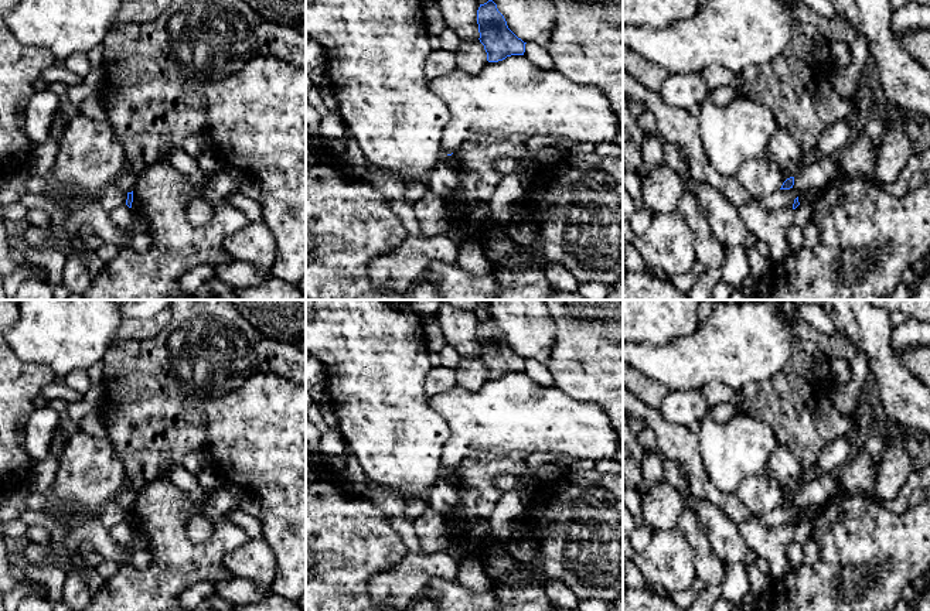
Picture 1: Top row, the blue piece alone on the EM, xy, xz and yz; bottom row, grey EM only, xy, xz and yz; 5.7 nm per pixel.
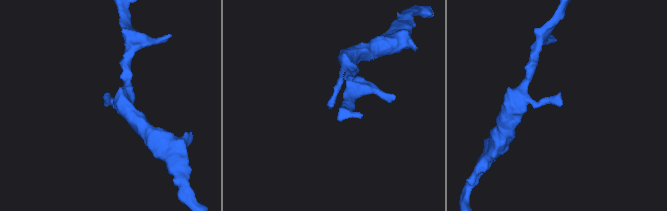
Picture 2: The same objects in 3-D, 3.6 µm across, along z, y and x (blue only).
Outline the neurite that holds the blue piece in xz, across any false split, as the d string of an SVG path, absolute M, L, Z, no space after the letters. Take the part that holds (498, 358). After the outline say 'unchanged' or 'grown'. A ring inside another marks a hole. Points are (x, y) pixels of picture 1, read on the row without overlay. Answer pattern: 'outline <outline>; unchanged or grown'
outline M488 317L477 327L480 359L484 362L488 379L498 379L511 372L524 372L525 361L507 342L497 321Z; unchanged

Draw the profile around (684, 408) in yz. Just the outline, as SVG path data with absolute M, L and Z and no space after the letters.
M670 390L661 403L660 413L668 421L698 430L705 419L708 405L699 390Z

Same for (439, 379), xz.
M435 366L426 376L425 392L427 397L450 390L456 386L454 369Z

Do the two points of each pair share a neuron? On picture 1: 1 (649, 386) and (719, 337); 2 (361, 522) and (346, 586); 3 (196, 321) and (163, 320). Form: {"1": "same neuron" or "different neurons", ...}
{"1": "different neurons", "2": "same neuron", "3": "different neurons"}

